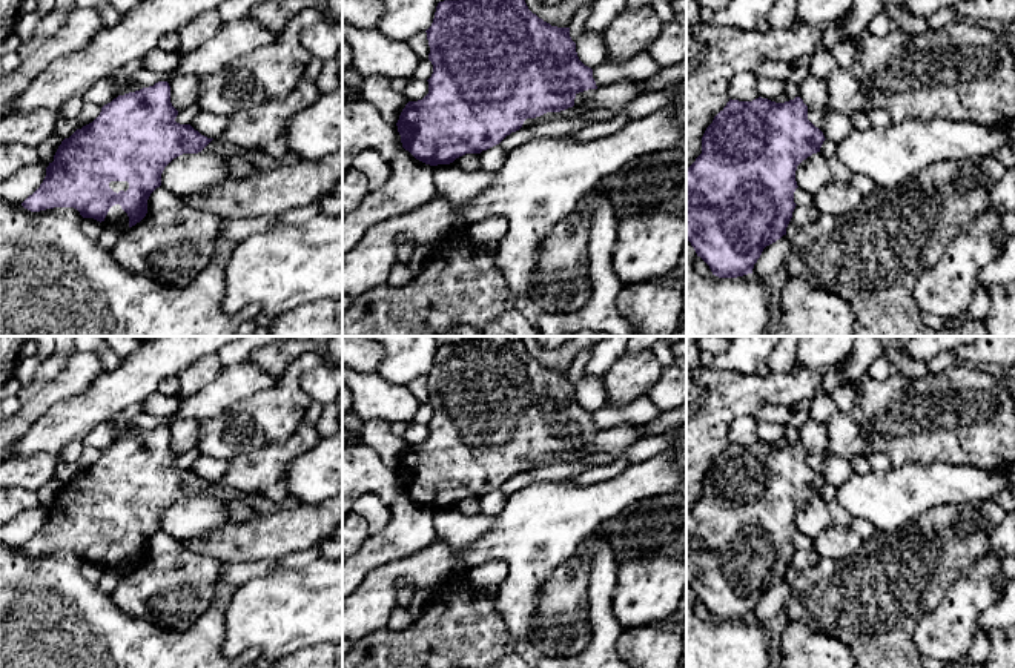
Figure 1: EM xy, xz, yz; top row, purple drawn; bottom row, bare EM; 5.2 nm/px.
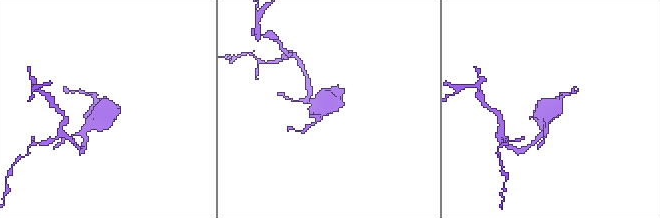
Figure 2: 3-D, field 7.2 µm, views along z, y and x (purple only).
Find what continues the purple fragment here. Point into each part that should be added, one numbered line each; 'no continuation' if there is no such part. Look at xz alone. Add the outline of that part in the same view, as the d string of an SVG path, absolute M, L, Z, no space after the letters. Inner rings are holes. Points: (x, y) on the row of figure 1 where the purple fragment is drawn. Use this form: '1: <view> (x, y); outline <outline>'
1: xz (584, 100); outline M588 89L588 91L576 94L574 106L573 107L579 107L584 114L587 111L594 109L593 107L594 94L596 94L596 89Z

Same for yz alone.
no continuation

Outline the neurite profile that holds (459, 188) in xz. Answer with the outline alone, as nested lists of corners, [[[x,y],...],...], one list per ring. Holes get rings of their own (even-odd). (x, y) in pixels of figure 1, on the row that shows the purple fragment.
[[[453,163],[433,166],[436,189],[451,203],[456,215],[491,186],[494,175],[485,170],[464,172]]]

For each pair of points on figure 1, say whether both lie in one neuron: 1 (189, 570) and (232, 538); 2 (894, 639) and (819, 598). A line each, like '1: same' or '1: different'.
1: different
2: same

